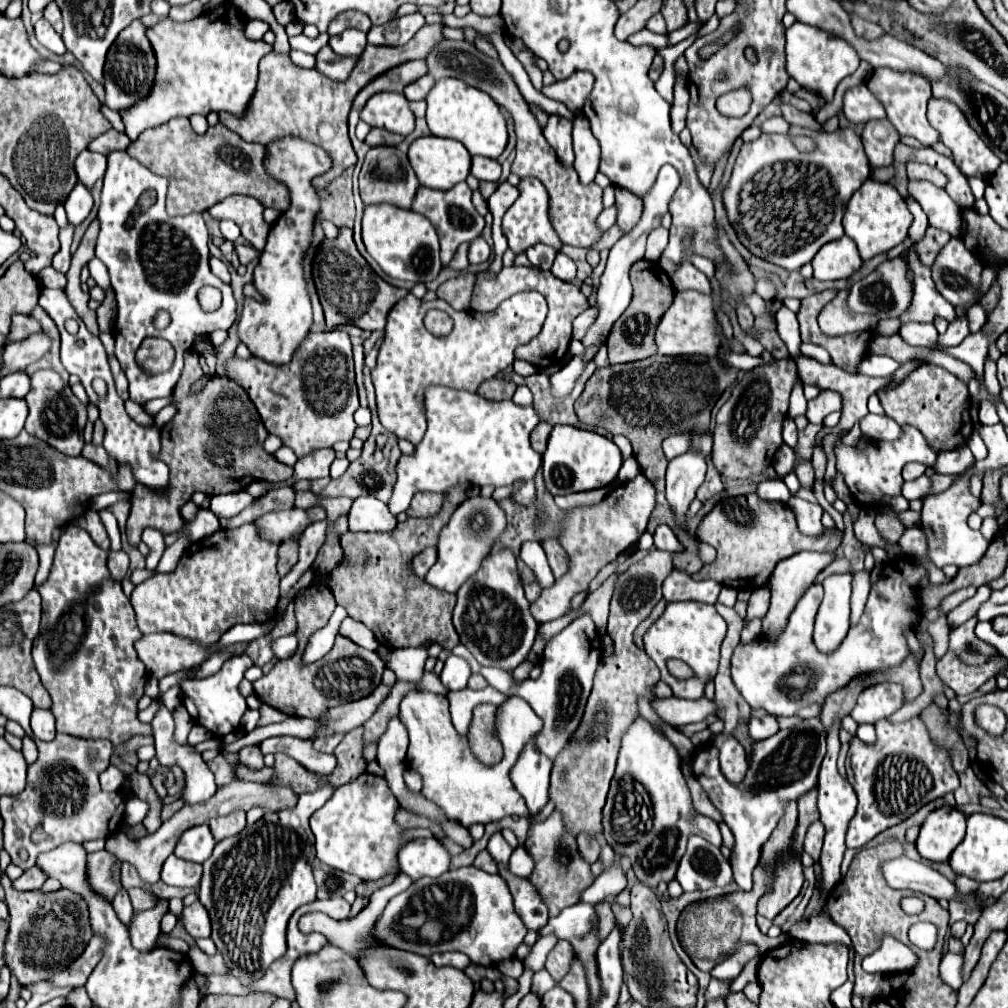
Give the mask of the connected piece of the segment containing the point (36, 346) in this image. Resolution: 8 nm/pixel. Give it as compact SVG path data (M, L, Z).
M43 330L37 332L37 336L29 336L29 340L21 340L21 344L7 342L5 354L3 354L1 376L9 374L9 372L25 370L29 364L43 358L49 352L49 348L51 348L51 340Z

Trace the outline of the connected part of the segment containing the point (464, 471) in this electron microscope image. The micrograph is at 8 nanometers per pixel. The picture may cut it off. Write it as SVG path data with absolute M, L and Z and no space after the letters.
M431 386L425 392L427 432L415 446L413 456L401 456L397 464L397 482L389 500L389 510L397 516L411 504L415 492L445 492L447 488L461 484L469 488L473 484L493 484L495 488L523 480L525 484L513 494L521 504L535 500L533 476L541 466L541 454L529 444L531 430L539 424L539 416L533 406L521 408L513 402L489 402L475 392L461 392L443 386Z

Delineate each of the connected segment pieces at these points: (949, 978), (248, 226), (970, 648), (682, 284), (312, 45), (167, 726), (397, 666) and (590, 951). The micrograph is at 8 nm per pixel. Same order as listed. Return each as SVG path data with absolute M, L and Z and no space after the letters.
M947 952L943 956L941 964L939 964L939 976L941 976L941 980L947 986L951 986L953 990L957 990L963 984L963 980L961 980L961 966L963 966L961 964L961 954L951 954L951 952Z
M233 194L213 204L207 212L217 220L233 220L241 228L241 236L261 252L269 232L269 224L263 220L263 210L263 204L259 204L255 198Z
M971 618L965 624L951 628L951 636L949 636L949 650L955 652L967 664L983 664L987 658L991 658L997 652L991 644L981 642L973 634L975 624L977 622L973 622Z
M689 258L681 262L681 268L673 276L673 284L683 290L697 290L701 294L711 294L711 284L703 272L699 272L695 266L691 266Z
M326 32L320 33L315 39L310 39L304 34L301 34L290 38L290 47L292 50L299 50L316 55L321 48L328 45L329 38L330 36Z
M161 706L161 710L157 712L155 720L151 722L153 726L153 738L155 738L155 748L157 748L157 760L161 762L161 766L179 766L183 772L185 772L185 778L187 778L187 786L185 786L185 794L183 794L183 800L187 804L201 804L205 800L209 800L217 786L215 786L215 780L213 780L213 772L209 770L209 766L205 764L205 760L201 758L201 754L193 748L193 746L181 746L173 740L173 732L175 732L175 724L173 724L173 716L171 712Z
M425 642L417 648L399 648L399 650L387 650L379 648L377 652L383 656L387 654L387 666L397 674L397 680L405 680L405 676L423 676L423 666L427 660L427 650L433 642Z
M579 902L575 906L565 908L559 916L549 918L541 936L547 936L549 932L555 932L559 938L571 942L575 958L585 968L585 978L589 986L589 1004L593 1004L593 1000L601 996L601 982L597 980L597 960L595 960L595 952L599 948L595 904Z

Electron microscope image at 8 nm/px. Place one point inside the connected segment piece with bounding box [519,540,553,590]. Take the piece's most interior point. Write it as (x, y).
(532, 554)

